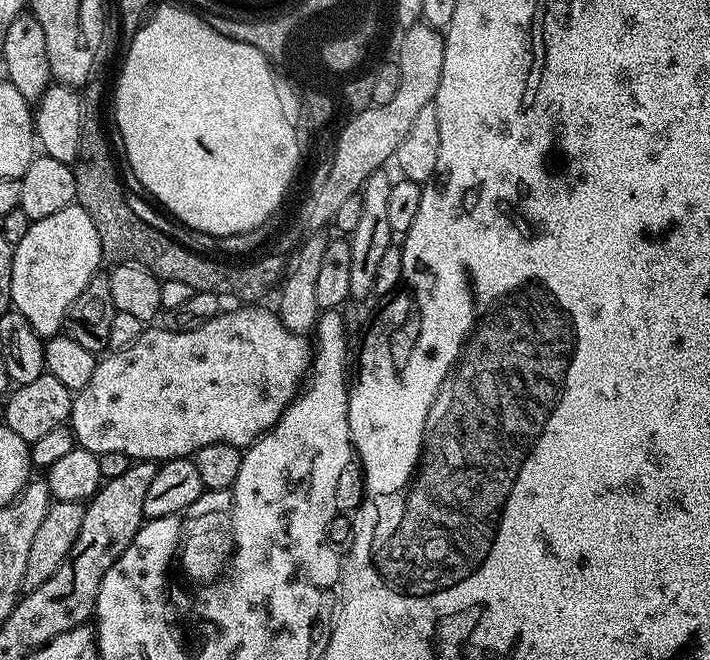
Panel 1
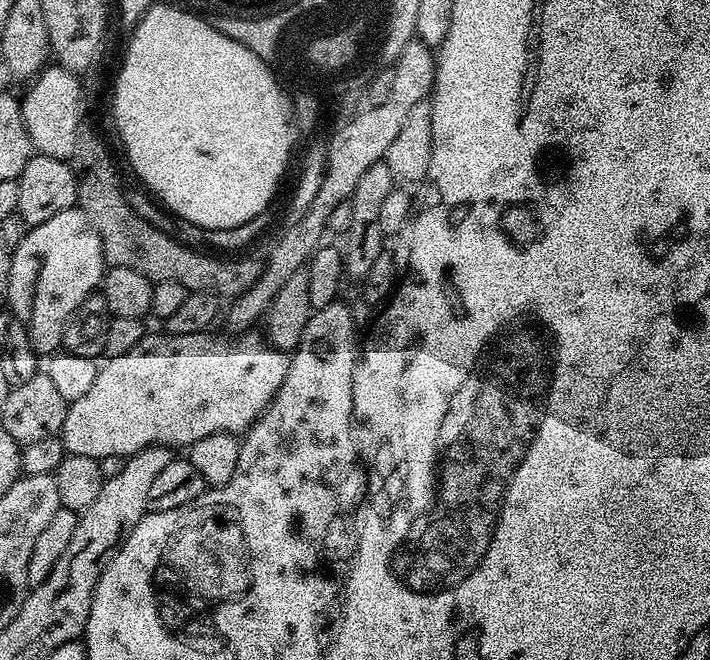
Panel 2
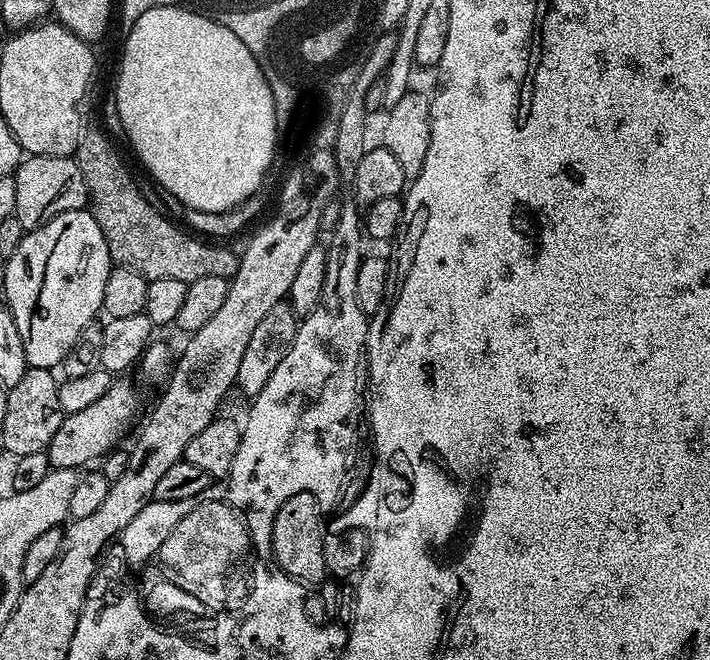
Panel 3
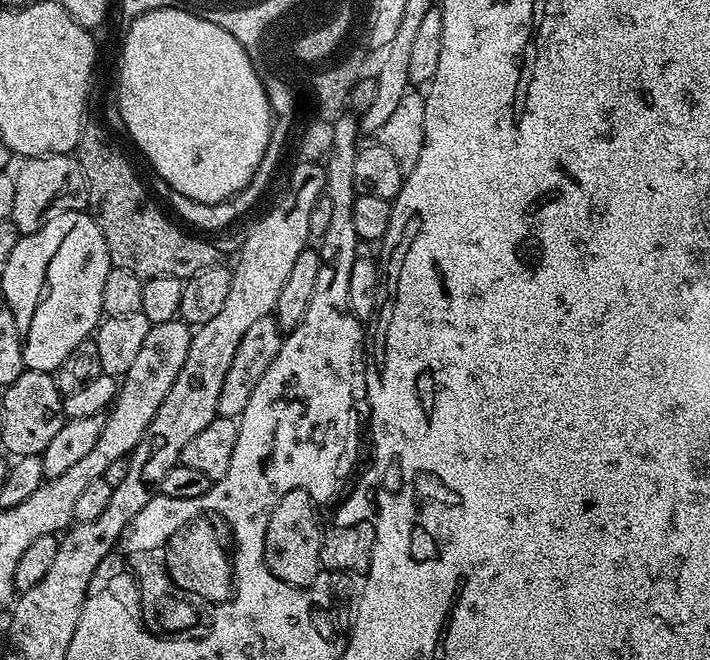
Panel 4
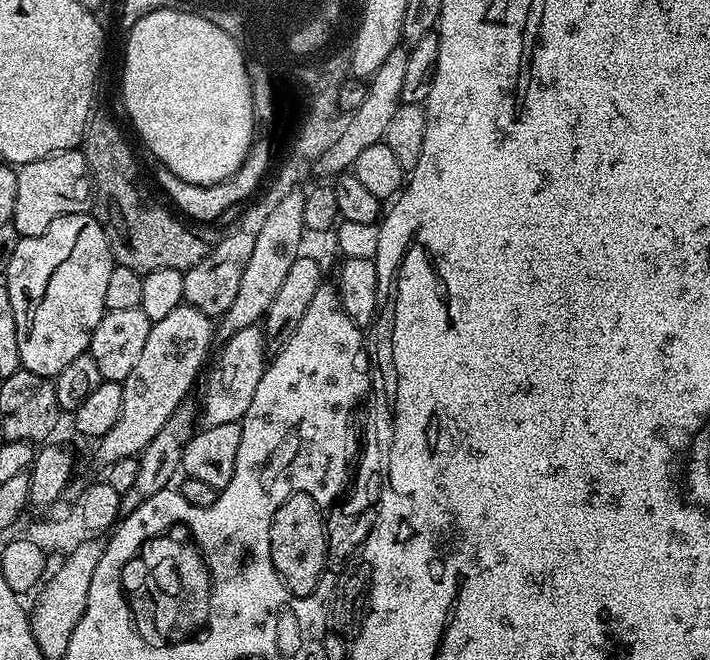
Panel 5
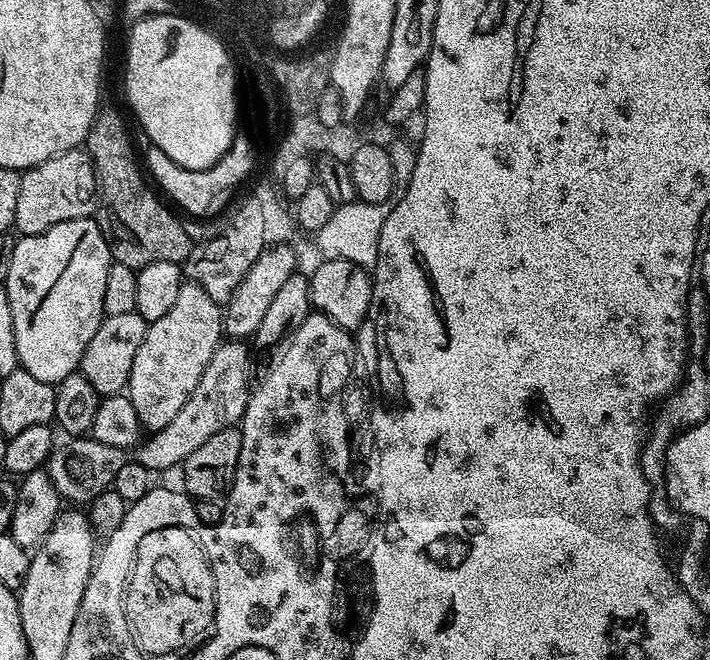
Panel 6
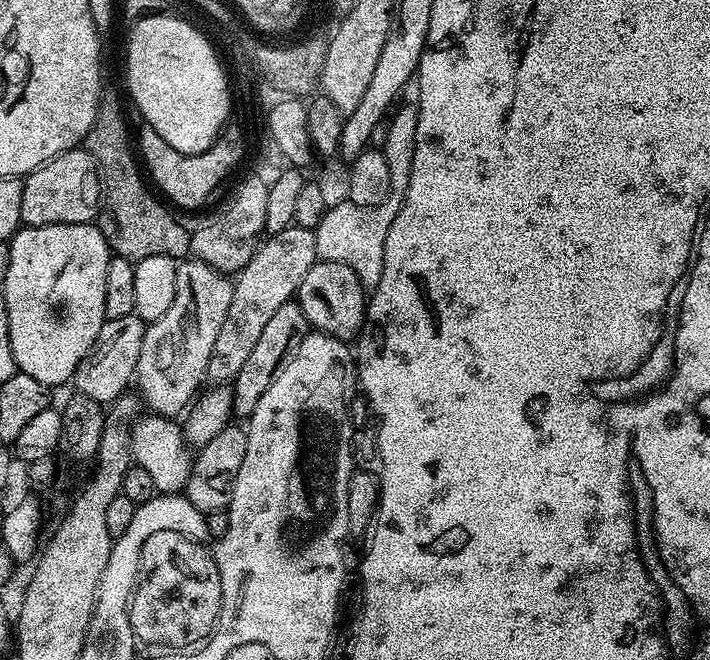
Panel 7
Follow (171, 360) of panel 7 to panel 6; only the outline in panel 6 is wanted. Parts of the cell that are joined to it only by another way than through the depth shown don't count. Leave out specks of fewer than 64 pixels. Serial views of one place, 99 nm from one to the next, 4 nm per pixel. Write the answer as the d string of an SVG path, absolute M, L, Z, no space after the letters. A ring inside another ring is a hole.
M191 282L178 290L174 307L158 322L148 325L148 333L134 354L134 366L126 394L136 407L136 413L145 429L164 428L182 406L186 398L198 386L214 350L222 342L222 308L214 303L202 290L202 286Z

